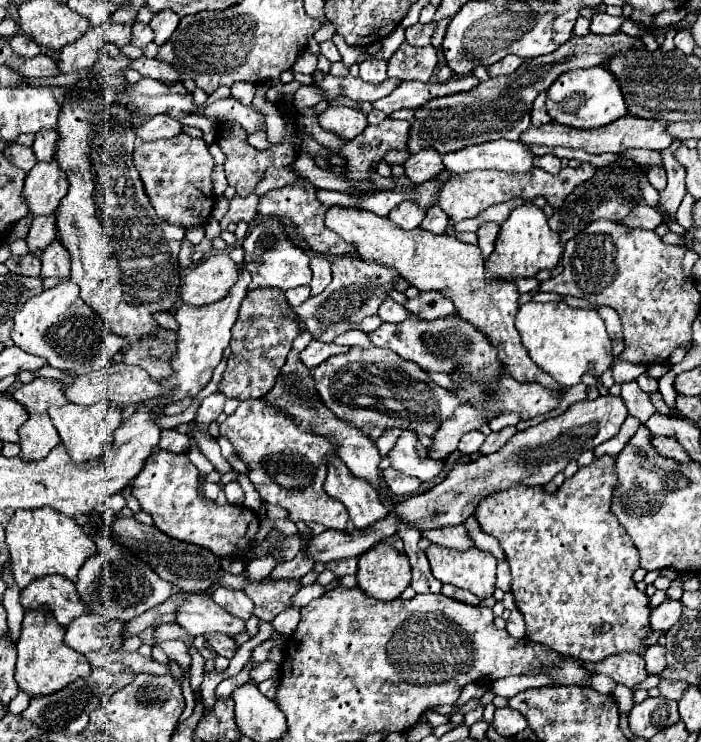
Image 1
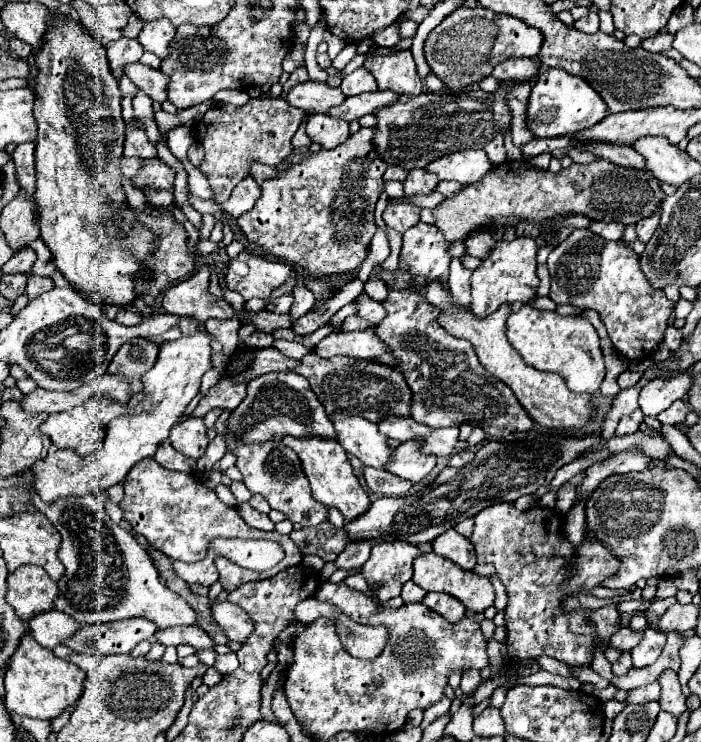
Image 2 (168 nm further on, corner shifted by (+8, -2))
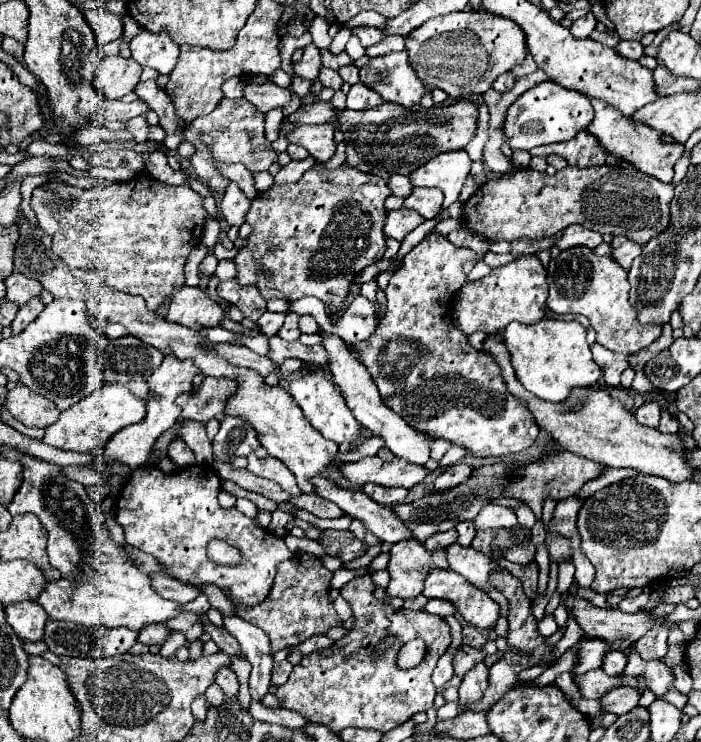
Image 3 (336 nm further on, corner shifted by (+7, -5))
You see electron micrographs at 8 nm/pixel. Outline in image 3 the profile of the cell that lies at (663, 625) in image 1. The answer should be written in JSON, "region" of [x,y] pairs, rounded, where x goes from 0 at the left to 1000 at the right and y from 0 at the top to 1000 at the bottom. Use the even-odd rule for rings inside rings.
{"region":[[[835,861],[832,867],[823,869],[823,894],[815,902],[817,910],[832,910],[835,904],[843,902],[854,902],[857,899],[857,888],[860,883],[869,877],[872,872],[863,864],[854,861]]]}

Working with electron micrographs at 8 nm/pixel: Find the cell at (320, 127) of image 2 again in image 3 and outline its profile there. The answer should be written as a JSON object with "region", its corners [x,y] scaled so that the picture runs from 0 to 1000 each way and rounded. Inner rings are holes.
{"region":[[[461,166],[461,168],[435,168],[435,171],[421,171],[418,177],[409,179],[412,193],[429,195],[441,204],[444,212],[449,212],[455,220],[469,217],[478,209],[478,187],[475,187],[475,168]]]}

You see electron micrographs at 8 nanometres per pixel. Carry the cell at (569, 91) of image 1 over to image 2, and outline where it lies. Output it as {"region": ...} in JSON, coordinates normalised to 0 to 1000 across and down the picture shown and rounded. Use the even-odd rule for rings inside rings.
{"region":[[[782,92],[767,102],[765,113],[759,116],[753,137],[753,173],[767,186],[813,183],[853,167],[864,154],[867,146],[862,135],[856,135],[856,127],[842,113],[833,113],[827,102],[816,102],[802,92]]]}

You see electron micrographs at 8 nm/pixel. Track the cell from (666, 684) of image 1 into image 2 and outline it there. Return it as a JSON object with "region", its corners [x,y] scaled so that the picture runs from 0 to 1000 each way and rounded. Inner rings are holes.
{"region":[[[933,919],[933,922],[924,922],[924,925],[916,925],[916,927],[907,927],[907,930],[899,930],[899,938],[896,938],[896,949],[922,949],[922,946],[930,946],[930,943],[942,943],[942,922]]]}

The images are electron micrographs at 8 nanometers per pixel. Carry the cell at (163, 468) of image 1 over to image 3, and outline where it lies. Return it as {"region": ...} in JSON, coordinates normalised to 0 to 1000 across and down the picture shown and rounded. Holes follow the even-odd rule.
{"region":[[[218,627],[195,629],[195,635],[187,637],[184,651],[175,656],[173,670],[167,673],[164,702],[178,716],[178,732],[218,748],[241,778],[247,778],[264,788],[275,788],[281,794],[287,794],[292,788],[310,788],[324,802],[324,807],[330,807],[332,813],[361,818],[364,813],[378,810],[378,805],[384,802],[384,796],[389,791],[395,761],[407,753],[415,753],[418,745],[409,740],[409,735],[401,724],[392,724],[381,713],[369,710],[361,699],[350,697],[335,683],[318,686],[310,675],[312,662],[315,662],[315,643],[298,627],[272,627],[272,629],[264,629],[264,632],[258,632],[252,637],[241,637],[241,640]],[[304,726],[315,726],[315,729],[327,732],[330,737],[341,740],[344,756],[338,761],[304,759],[295,751],[295,735]]]}

